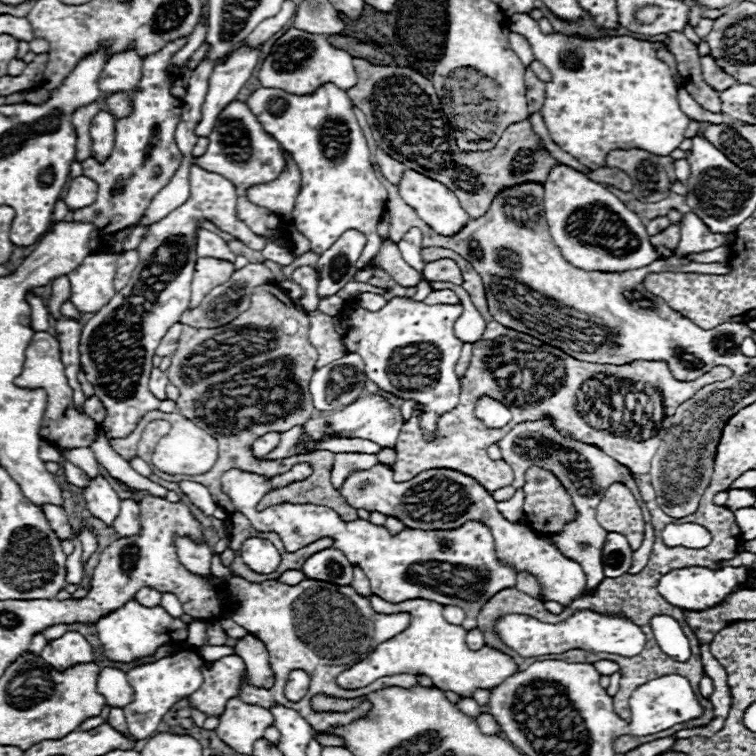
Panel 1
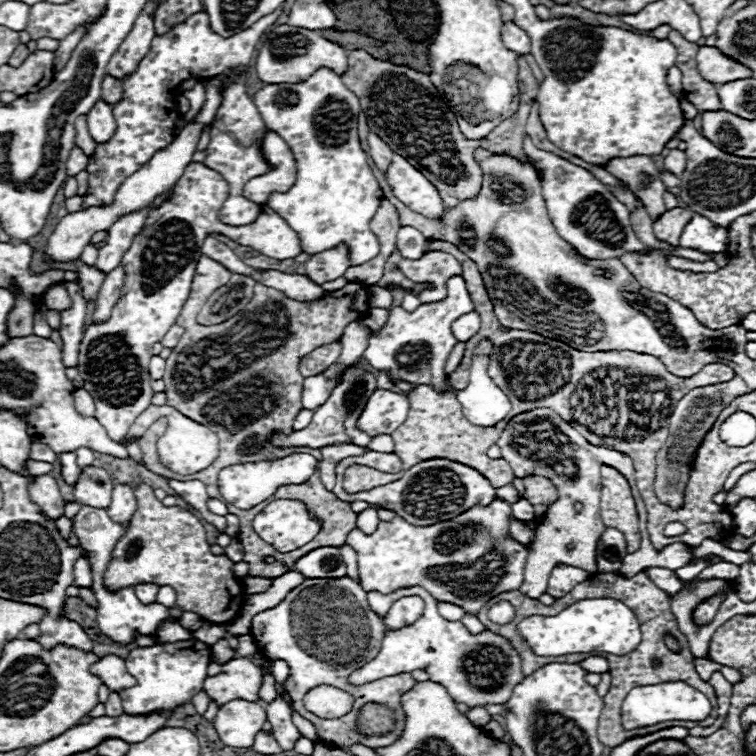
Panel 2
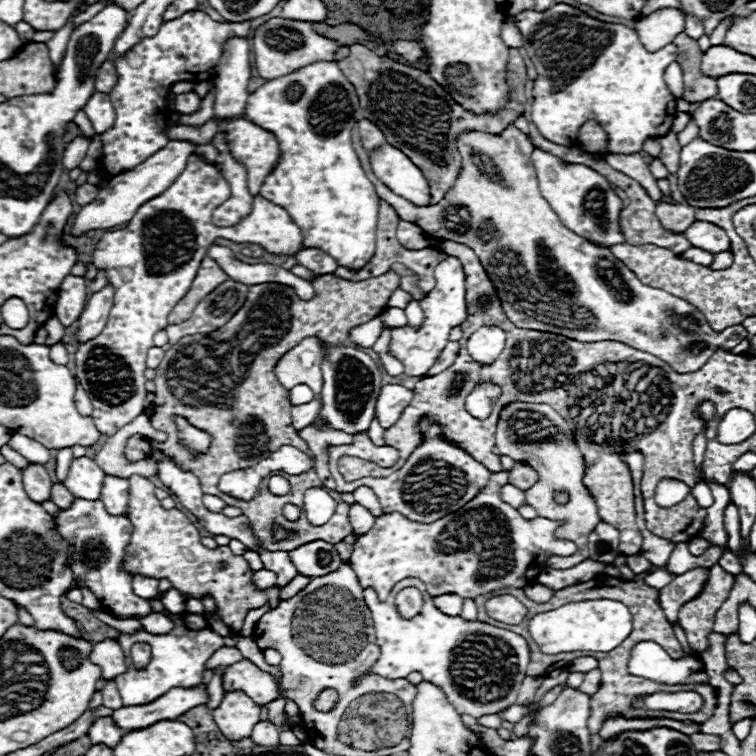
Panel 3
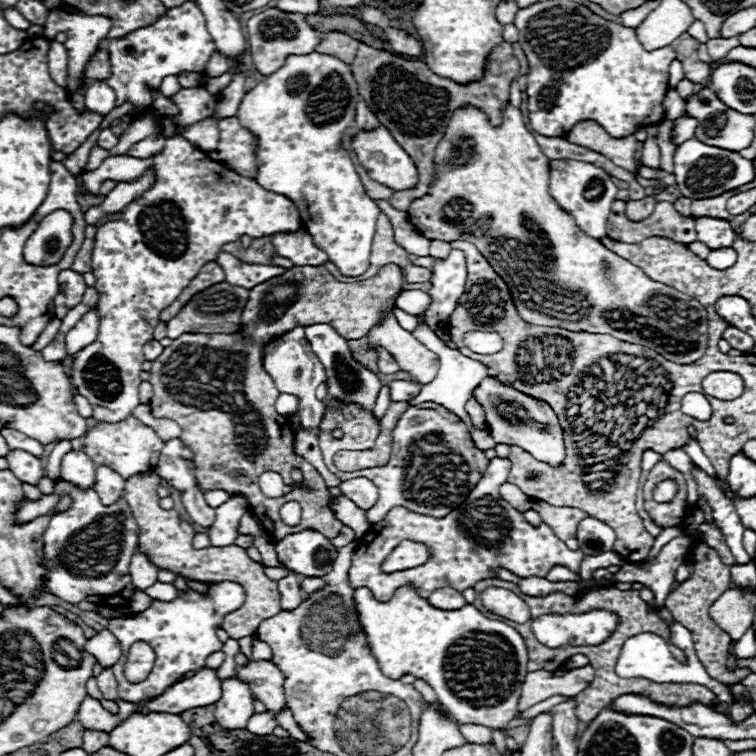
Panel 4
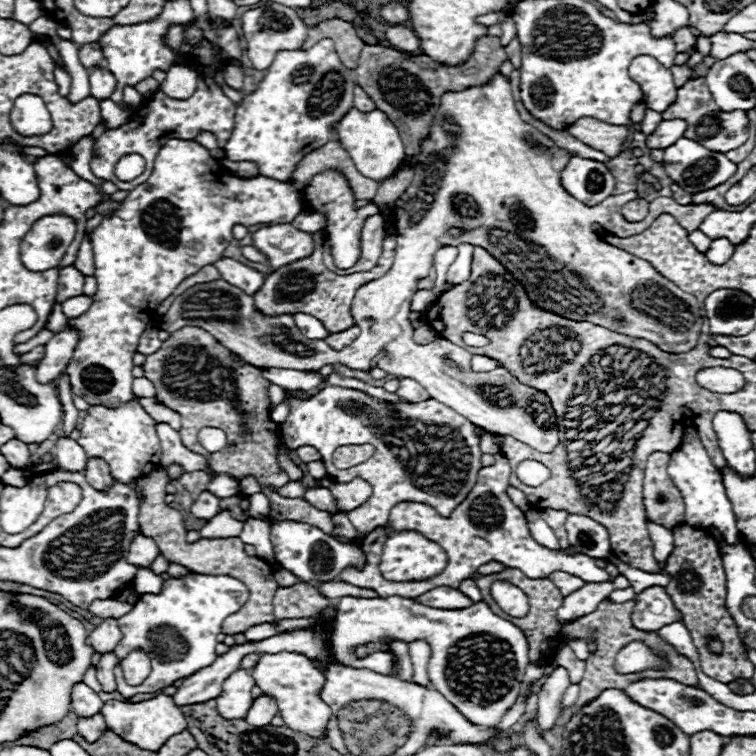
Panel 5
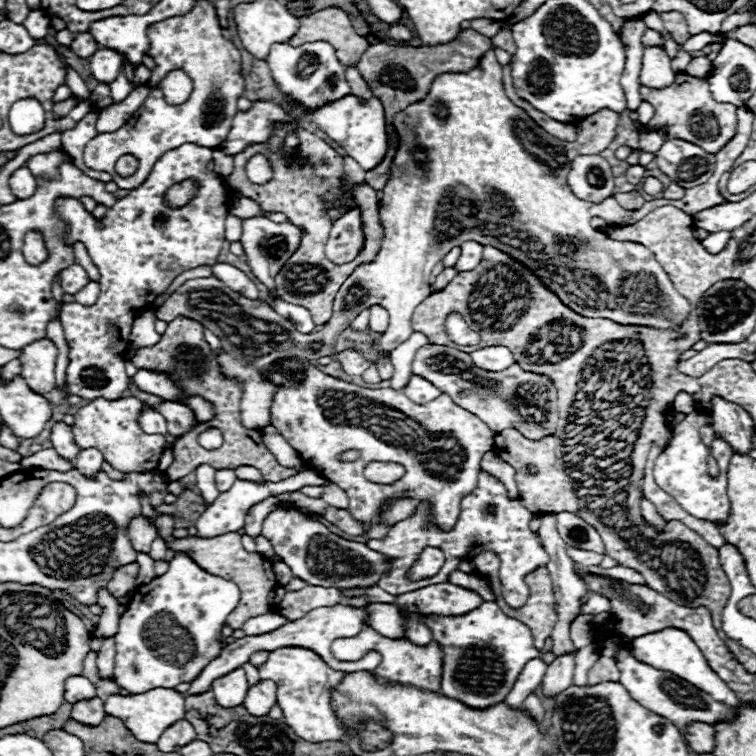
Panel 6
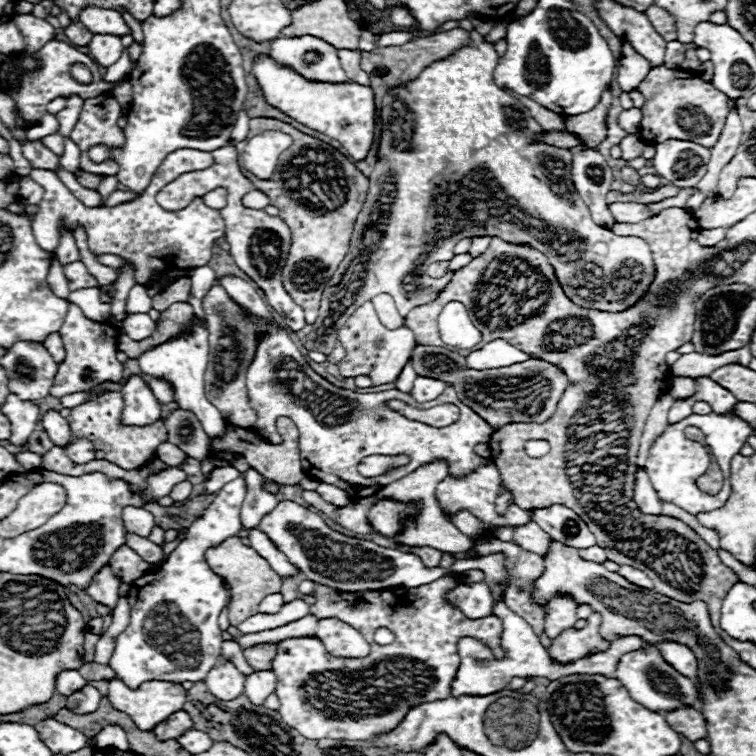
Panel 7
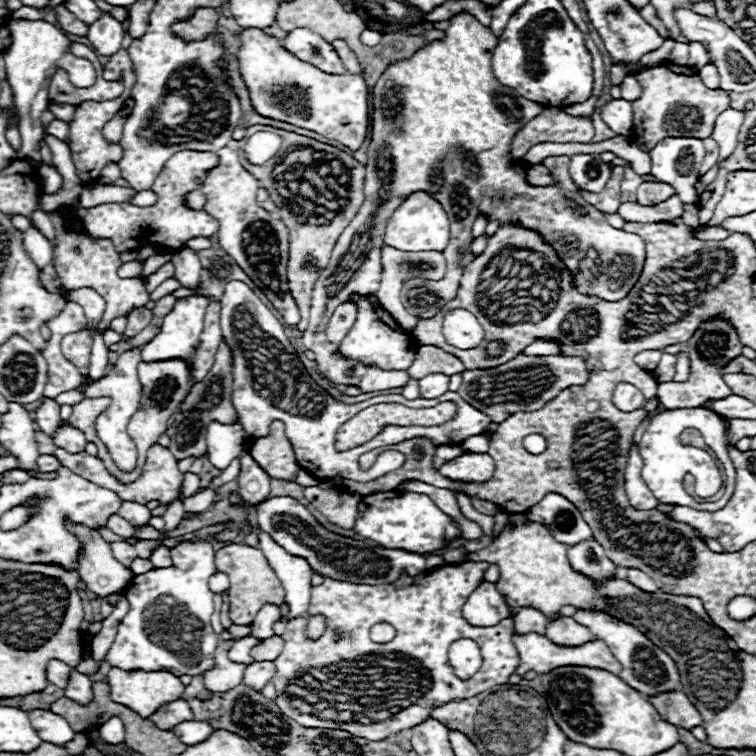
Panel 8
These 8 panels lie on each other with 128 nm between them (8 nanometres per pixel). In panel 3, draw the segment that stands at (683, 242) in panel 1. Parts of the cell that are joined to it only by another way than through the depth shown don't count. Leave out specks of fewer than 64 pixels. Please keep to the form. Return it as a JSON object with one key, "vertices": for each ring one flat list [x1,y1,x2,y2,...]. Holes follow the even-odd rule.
{"vertices":[[696,220,686,230,686,238,690,240,692,246,702,248,702,250,706,250,710,254,718,254,718,252,730,250,730,238,724,234,724,228,712,224,712,222]]}

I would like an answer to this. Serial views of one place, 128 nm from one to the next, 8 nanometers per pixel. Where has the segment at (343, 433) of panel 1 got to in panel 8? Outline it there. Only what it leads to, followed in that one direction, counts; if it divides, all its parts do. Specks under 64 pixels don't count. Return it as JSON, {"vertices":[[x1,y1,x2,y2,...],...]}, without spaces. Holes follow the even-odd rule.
{"vertices":[[428,374,422,380,418,380,420,396,422,398,438,398,448,392,448,382,450,382,450,376,446,376,446,374]]}

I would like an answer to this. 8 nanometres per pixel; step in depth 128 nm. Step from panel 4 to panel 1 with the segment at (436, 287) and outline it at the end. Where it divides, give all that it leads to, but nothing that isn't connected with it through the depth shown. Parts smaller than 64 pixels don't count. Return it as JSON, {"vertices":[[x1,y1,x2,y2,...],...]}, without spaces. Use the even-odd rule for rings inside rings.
{"vertices":[[392,298,382,310,370,312,364,310,358,304,350,304,348,312,344,314,344,322,350,324,350,334,344,336,344,346,350,352,358,352,362,360,366,362,366,376,376,382,382,390,392,392,394,396,400,398,410,398,414,402,420,402,424,406,422,414,422,428,428,434,434,432,436,428,436,418,442,412,450,412,458,404,458,394,460,394,460,380,454,372,456,360,460,358,462,350,462,340,454,336,454,322,462,314,462,302,456,304,424,304,424,302,412,302,410,298]]}

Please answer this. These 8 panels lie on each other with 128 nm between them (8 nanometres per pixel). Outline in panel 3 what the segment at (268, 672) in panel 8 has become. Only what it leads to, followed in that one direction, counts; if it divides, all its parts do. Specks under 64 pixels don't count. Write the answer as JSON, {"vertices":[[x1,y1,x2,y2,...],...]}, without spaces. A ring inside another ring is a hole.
{"vertices":[[260,720,254,724,250,738,262,746,274,746,274,744,278,744,278,732,280,732,278,726,274,726,268,720]]}

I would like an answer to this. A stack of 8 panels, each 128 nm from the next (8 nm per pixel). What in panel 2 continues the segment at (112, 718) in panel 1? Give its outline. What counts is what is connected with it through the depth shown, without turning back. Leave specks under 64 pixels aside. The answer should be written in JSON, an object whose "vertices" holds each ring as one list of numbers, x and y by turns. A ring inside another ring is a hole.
{"vertices":[[110,692,110,696,108,696,108,700,104,702,104,706,106,706,106,716,120,716,120,714,124,712,118,692]]}

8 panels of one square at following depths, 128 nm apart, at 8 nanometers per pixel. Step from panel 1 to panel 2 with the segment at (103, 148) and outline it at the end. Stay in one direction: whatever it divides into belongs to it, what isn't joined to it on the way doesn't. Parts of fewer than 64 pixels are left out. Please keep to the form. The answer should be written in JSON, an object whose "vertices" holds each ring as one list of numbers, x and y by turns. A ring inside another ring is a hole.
{"vertices":[[98,100,98,104,94,104,94,108,86,116,88,116,90,136,98,144,110,140,110,136,116,130,116,120,114,120,114,114,112,114,112,106,106,104,104,100]]}

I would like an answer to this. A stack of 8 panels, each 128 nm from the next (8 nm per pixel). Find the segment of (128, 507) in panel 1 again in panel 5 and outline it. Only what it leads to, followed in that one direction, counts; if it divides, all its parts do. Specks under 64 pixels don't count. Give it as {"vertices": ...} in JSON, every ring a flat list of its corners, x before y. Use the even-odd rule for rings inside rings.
{"vertices":[[88,458,84,476,86,476,86,480,88,480,94,488,98,488,98,490,110,488,110,484,114,482,114,478,110,476,108,464,106,464,102,458]]}

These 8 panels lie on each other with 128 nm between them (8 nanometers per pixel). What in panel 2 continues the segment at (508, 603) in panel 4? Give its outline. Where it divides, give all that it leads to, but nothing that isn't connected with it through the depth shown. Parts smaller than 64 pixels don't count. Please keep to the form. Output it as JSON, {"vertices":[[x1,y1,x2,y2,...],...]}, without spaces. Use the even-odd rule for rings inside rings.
{"vertices":[[498,602,490,608,490,618,496,624,508,624,514,618,514,608,510,608,510,604,506,602]]}

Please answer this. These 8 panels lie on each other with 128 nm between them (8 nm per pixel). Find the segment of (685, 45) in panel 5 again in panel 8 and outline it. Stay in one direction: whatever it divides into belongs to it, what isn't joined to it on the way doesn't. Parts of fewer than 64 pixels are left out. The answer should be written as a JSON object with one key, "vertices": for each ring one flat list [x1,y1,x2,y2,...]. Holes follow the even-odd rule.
{"vertices":[[652,4,642,6,638,12,640,12,640,16,642,16,650,26,654,26,654,28,656,28,656,32,658,32,658,34,662,34,664,38,668,36,668,30,666,30,666,26,662,24,662,20,656,16,656,10,654,10,654,6,652,6]]}

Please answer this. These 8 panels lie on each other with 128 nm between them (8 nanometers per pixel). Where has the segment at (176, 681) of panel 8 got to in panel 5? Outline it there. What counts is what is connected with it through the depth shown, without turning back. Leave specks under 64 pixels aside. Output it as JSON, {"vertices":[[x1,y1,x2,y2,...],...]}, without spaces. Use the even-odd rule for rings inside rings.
{"vertices":[[156,694,150,700,142,700,142,702,126,702,126,700,110,700,102,706,102,714,106,718,106,724,110,730,116,730,126,742,136,744,138,748,144,750,152,750,158,752,158,748,170,738,174,736,174,732,182,732,182,728,186,728,186,718,180,710,180,706,174,704,172,696,168,694]]}

